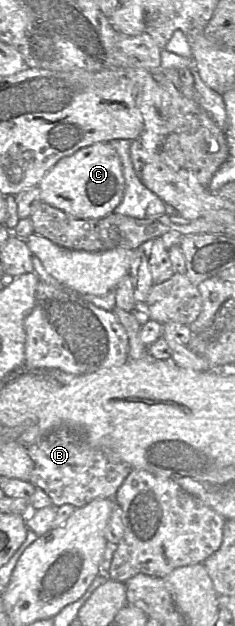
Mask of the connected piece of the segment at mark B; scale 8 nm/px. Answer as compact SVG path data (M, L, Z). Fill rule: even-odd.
M59 427L27 447L34 462L29 482L43 490L58 508L70 504L80 508L95 499L114 498L132 468L113 452L91 446L77 430Z

